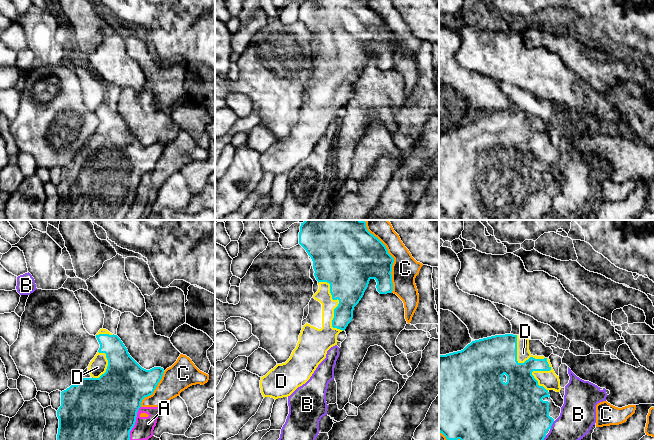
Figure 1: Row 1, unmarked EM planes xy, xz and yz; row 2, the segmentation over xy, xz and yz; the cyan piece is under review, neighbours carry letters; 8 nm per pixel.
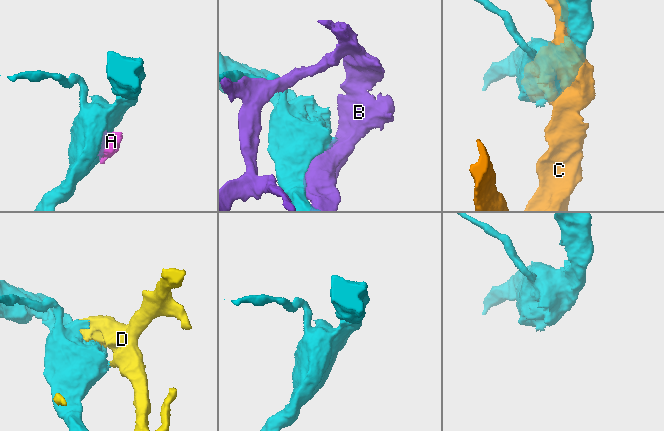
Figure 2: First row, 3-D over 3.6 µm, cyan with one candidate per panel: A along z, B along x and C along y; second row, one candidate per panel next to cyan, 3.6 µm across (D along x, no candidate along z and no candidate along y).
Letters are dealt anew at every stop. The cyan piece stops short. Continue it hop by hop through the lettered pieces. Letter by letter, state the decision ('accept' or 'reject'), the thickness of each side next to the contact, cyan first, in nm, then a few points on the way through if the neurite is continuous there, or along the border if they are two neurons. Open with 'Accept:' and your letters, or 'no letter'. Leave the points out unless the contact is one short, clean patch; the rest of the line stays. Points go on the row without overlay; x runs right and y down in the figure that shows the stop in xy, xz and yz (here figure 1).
Accept: D
A: reject | 500/160 nm
B: reject | 460/280 nm
C: reject | 380/220 nm
D: accept | 340/140 nm

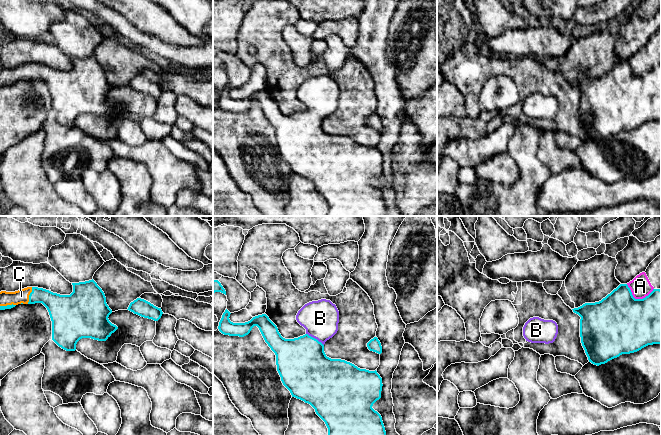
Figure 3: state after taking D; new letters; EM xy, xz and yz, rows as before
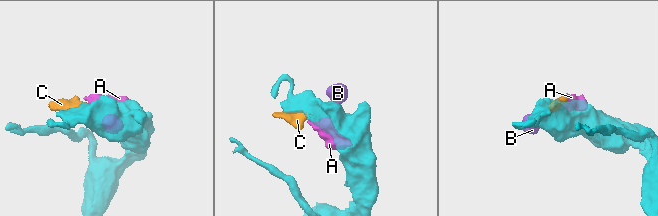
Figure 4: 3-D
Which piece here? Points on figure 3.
Accept: B, C
A: reject | 480/170 nm
B: accept | 400/300 nm | across xz (302, 140), (314, 114), (320, 103), (320, 94)
C: accept | 190/110 nm | across xy (58, 82), (44, 72), (29, 71), (21, 72)

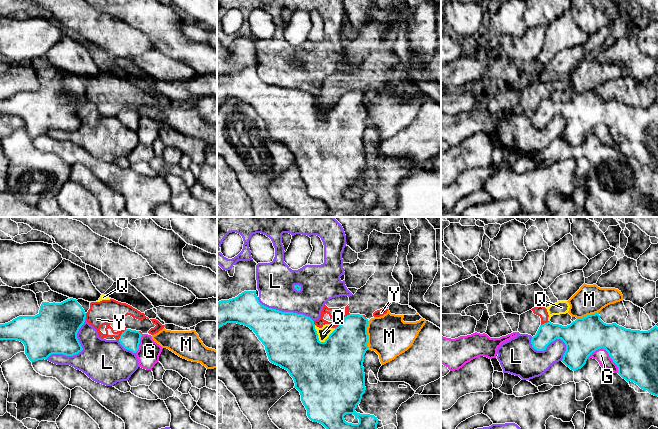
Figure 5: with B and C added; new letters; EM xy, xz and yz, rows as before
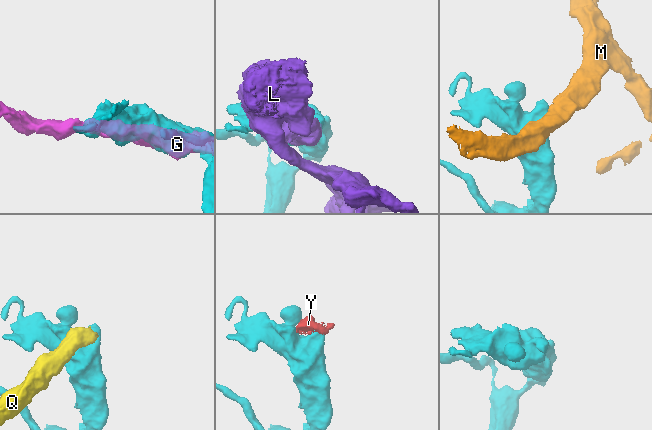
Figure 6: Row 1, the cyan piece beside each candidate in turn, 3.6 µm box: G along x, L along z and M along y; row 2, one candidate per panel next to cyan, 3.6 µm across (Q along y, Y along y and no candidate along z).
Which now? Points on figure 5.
Accept: no letter
G: reject | 360/110 nm
L: reject | 360/360 nm
M: reject | 340/340 nm
Q: reject | 480/100 nm
Y: reject | 340/80 nm

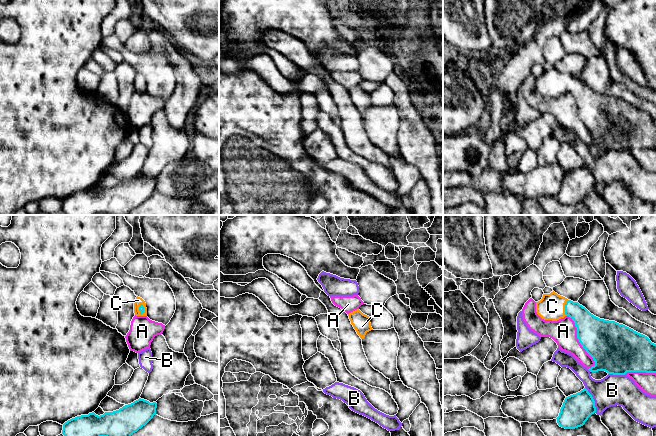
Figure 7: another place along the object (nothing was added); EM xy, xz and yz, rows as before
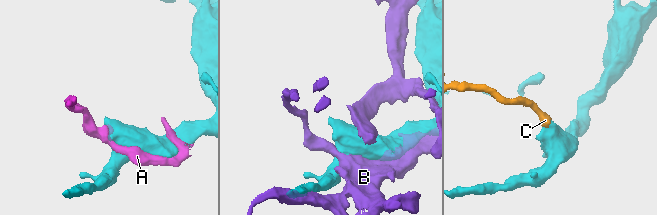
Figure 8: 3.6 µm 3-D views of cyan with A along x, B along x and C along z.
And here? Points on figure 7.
Accept: C
A: reject | 360/200 nm
B: reject | 240/240 nm
C: accept | 200/200 nm | across yz (589, 103), (570, 84), (565, 84), (552, 82)

